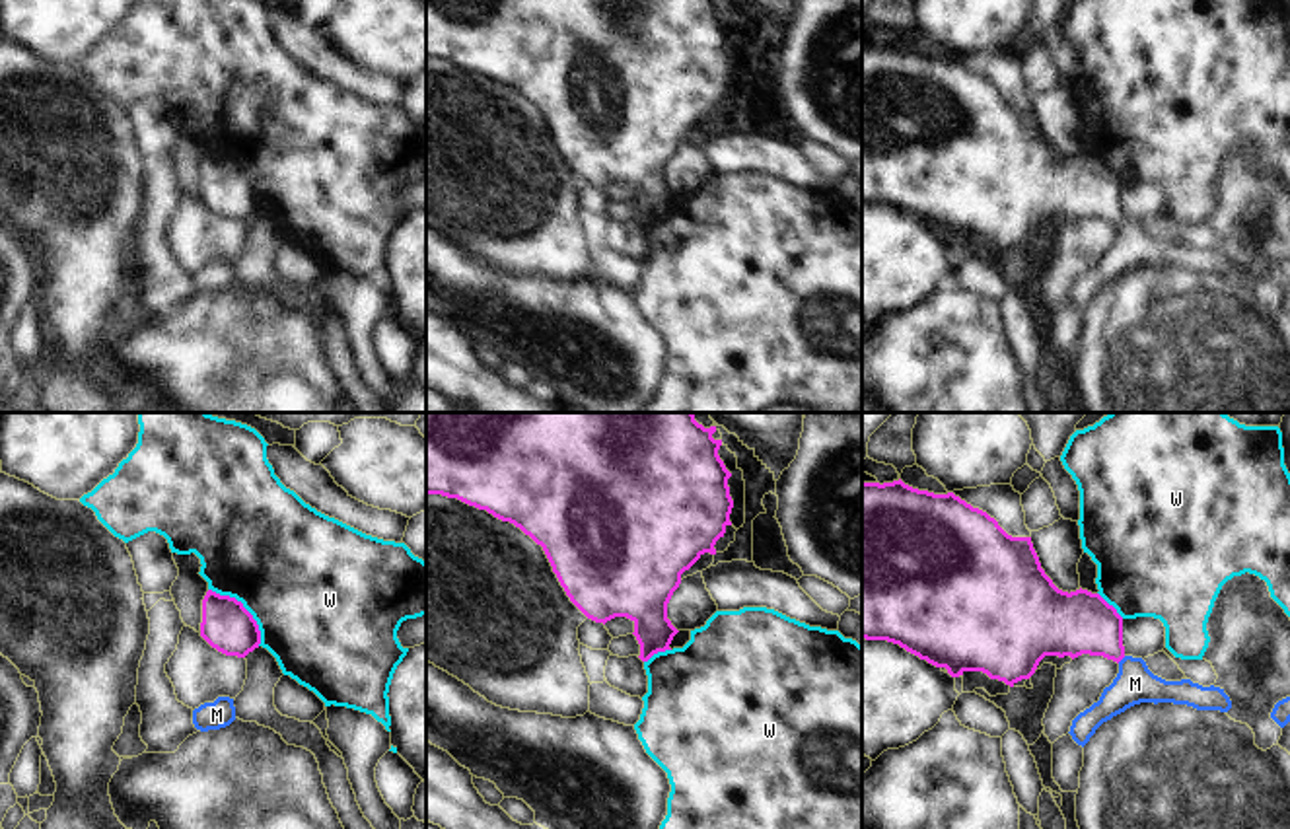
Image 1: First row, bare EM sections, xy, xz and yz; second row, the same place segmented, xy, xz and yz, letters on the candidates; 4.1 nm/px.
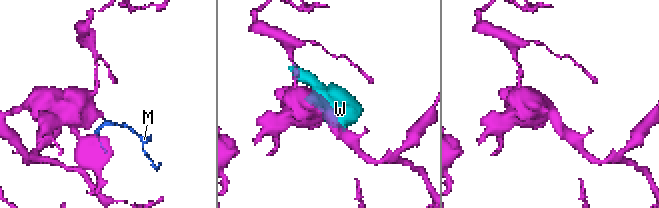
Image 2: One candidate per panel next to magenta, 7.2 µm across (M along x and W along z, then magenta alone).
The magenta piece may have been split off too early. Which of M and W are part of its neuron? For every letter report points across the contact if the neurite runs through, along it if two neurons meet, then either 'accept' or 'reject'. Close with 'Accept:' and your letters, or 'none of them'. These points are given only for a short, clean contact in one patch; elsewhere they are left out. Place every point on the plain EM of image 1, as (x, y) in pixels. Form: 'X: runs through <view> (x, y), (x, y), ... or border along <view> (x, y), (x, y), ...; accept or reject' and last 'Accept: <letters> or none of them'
M: runs through yz (1074, 187), (1088, 189), (1121, 222), (1133, 236), (1135, 248); accept
W: reject
Accept: M

